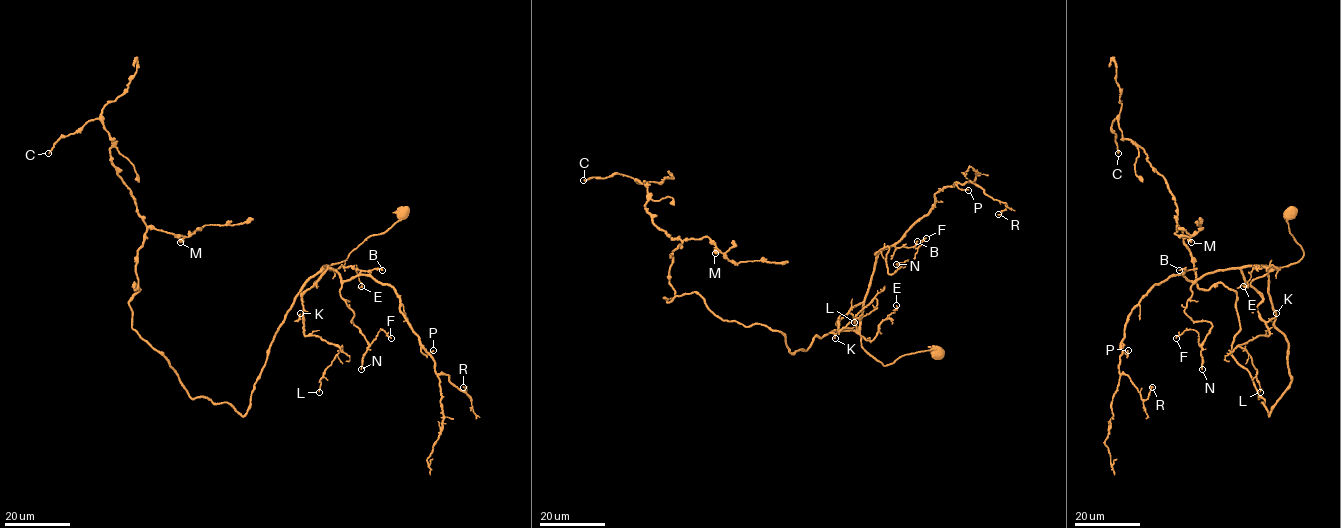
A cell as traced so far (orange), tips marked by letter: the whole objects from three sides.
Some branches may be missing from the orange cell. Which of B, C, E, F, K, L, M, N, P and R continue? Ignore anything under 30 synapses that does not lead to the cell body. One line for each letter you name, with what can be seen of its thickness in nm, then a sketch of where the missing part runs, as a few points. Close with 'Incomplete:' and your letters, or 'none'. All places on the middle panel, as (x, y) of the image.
E: 150 nm | (896, 305), (912, 309), (921, 307)
Incomplete: E

